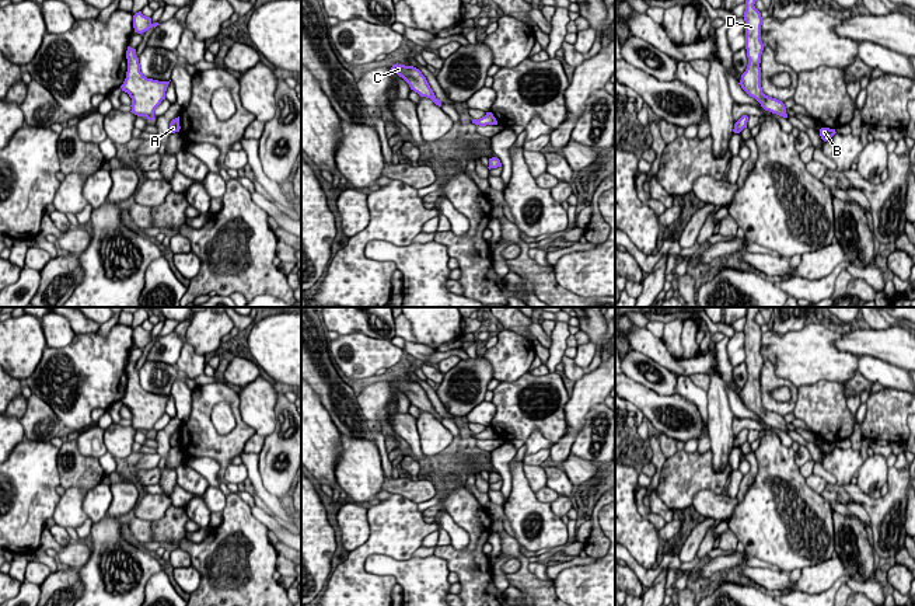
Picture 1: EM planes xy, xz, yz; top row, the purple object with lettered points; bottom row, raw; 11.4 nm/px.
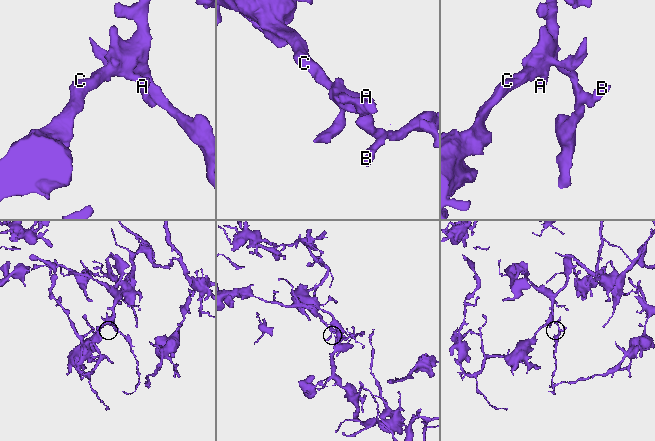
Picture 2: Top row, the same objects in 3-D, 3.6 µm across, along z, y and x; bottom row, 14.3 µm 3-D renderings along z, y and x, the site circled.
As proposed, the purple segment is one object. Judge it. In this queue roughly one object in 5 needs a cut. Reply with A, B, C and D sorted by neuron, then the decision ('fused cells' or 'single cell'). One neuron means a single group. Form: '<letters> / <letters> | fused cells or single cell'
A B C D | single cell

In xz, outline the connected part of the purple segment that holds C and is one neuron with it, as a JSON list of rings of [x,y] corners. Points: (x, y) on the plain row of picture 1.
[[[392,379],[391,384],[402,391],[420,411],[430,412],[436,419],[441,421],[441,415],[434,410],[433,404],[430,403],[426,391],[422,386],[413,380],[405,379]]]

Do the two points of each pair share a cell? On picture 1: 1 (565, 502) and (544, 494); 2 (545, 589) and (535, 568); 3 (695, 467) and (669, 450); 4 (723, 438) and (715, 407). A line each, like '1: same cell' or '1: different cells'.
1: same cell
2: different cells
3: different cells
4: same cell

